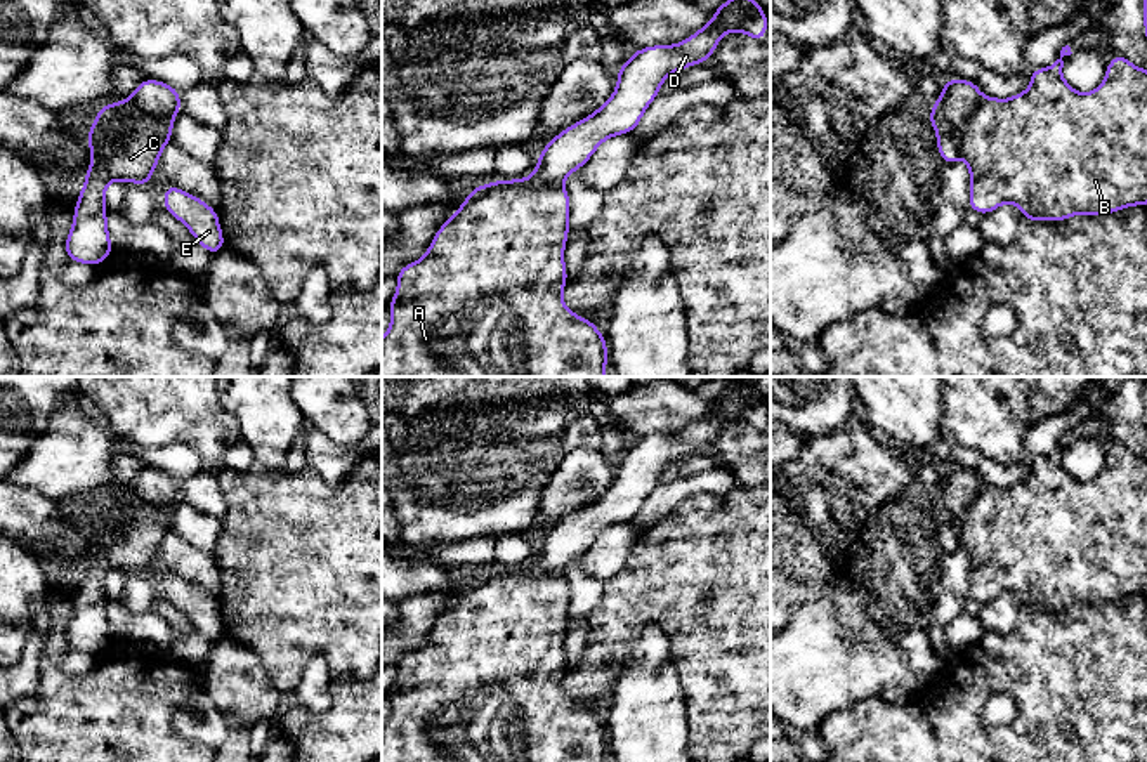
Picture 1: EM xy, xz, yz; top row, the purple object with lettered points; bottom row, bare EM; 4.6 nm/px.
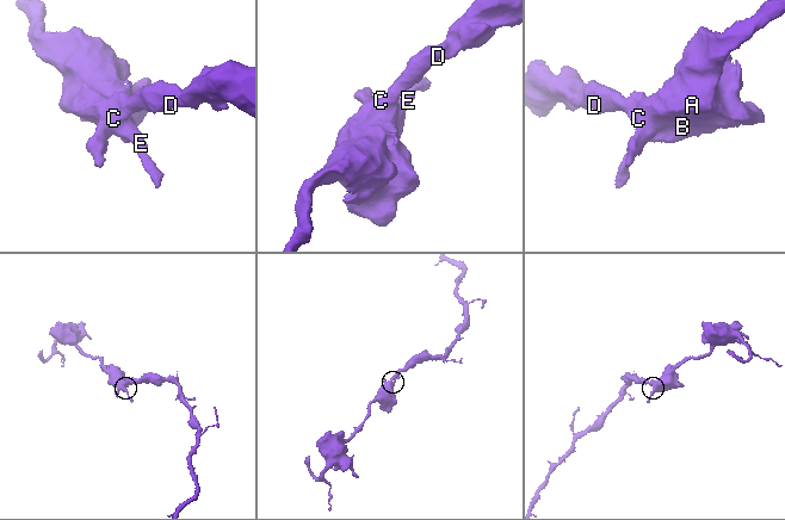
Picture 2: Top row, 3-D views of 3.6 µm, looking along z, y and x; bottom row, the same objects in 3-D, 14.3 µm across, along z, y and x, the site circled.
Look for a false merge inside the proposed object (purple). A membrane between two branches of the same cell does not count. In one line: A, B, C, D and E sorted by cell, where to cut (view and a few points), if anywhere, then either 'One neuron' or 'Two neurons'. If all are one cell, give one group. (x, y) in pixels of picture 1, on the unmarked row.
Groups: A B C E / D. Split along yz (983, 486), (956, 525), (958, 545). Two neurons

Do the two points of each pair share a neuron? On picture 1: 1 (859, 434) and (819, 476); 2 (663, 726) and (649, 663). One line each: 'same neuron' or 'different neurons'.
1: same neuron
2: same neuron

